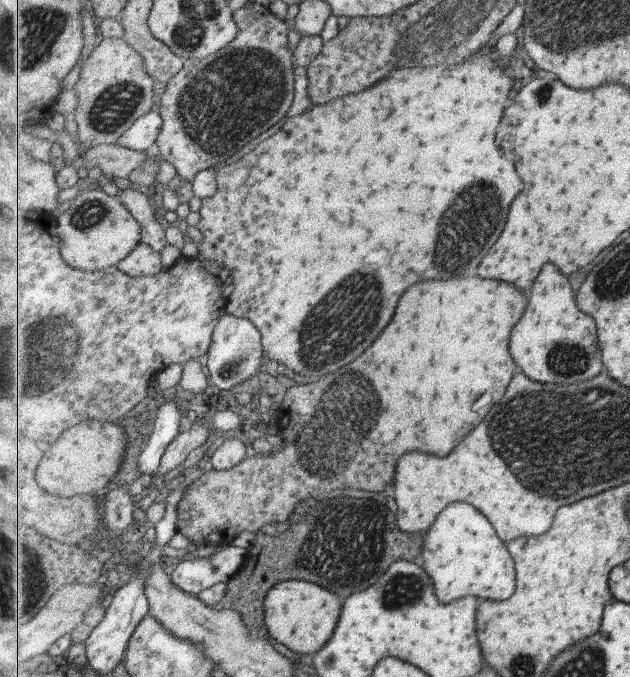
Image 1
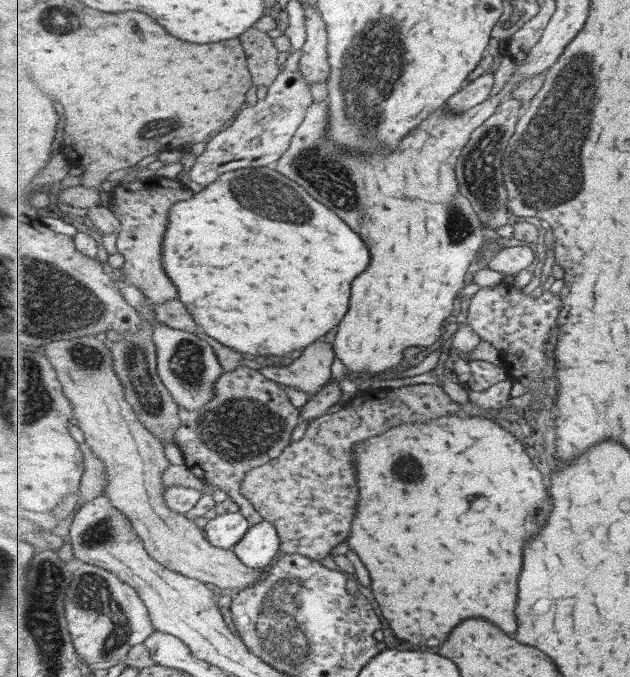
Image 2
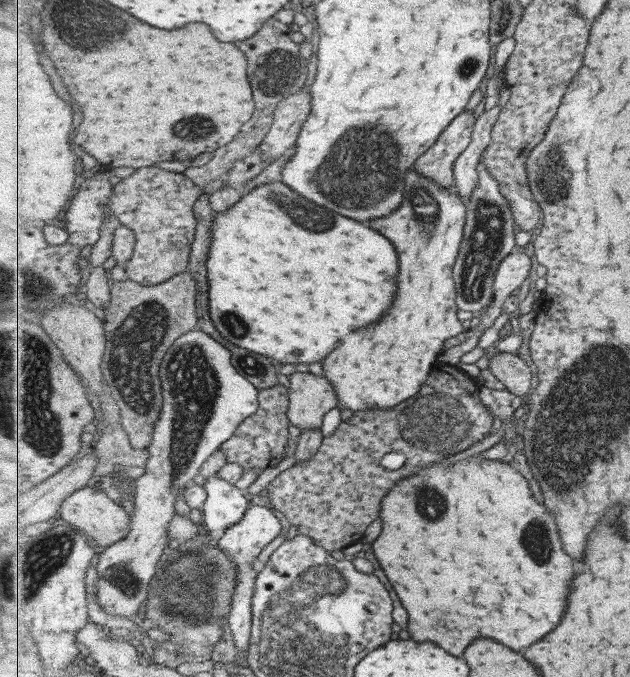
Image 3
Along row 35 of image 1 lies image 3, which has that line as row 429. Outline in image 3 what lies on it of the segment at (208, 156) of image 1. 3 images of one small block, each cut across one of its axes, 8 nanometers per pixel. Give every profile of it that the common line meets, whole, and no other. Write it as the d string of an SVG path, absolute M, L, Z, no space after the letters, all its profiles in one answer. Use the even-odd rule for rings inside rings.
M282 384L273 388L259 389L261 406L255 415L243 420L235 434L222 446L221 452L229 463L241 463L246 470L259 468L261 472L265 468L277 466L285 457L285 446L289 442L289 392Z

